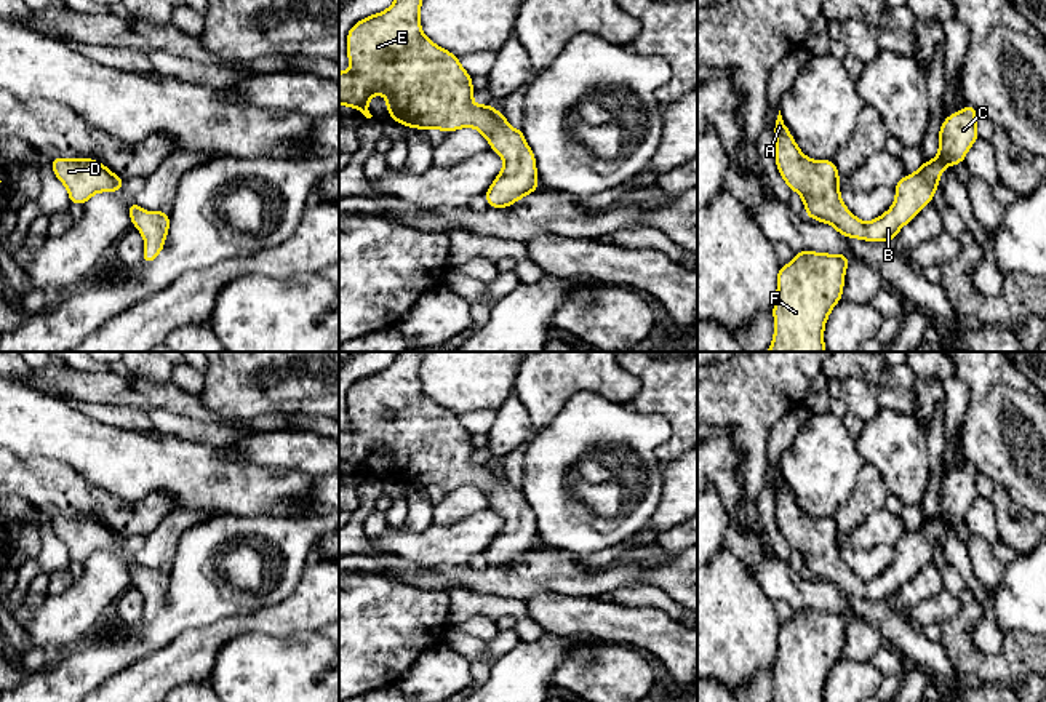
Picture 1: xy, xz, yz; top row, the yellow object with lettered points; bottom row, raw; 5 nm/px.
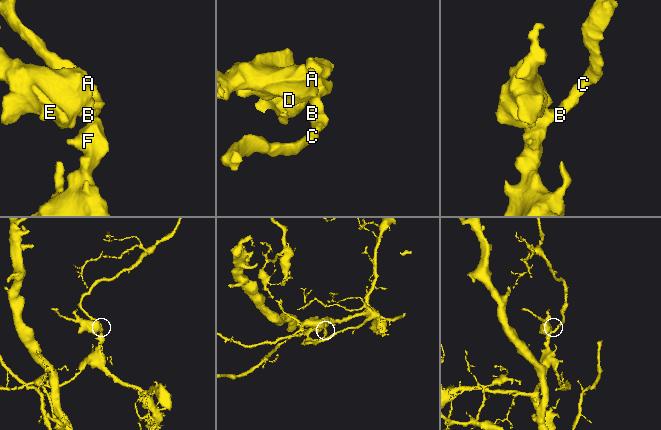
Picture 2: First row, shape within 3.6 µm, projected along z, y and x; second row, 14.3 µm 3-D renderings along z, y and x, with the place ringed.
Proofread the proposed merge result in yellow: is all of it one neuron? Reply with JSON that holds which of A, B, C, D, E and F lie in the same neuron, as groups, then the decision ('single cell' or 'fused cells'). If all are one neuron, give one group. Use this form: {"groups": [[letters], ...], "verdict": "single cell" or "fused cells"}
{"groups": [["A", "B", "C", "D", "E", "F"]], "verdict": "single cell"}

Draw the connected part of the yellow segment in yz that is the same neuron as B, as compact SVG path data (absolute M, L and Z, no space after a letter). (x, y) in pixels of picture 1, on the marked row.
M968 104L948 115L939 131L939 155L896 185L896 201L880 217L862 222L852 216L840 197L840 174L833 160L816 162L803 155L781 110L774 125L776 166L790 190L800 193L804 216L832 224L838 233L865 241L891 241L910 222L939 187L939 177L948 165L961 165L969 147L979 139L976 126L977 109Z

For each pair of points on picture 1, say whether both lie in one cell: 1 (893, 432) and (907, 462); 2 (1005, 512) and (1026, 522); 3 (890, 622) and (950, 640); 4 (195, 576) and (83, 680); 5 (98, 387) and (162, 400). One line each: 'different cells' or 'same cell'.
1: same cell
2: same cell
3: different cells
4: same cell
5: same cell

